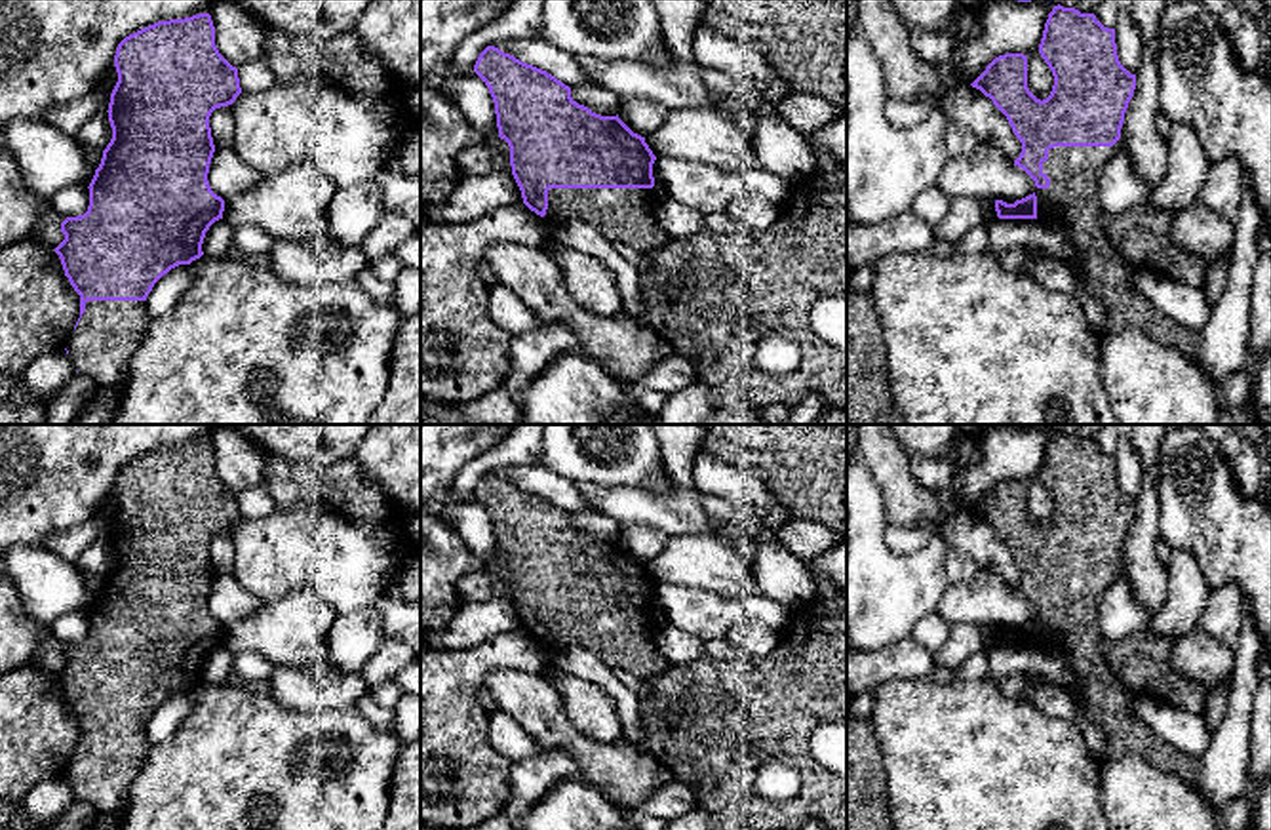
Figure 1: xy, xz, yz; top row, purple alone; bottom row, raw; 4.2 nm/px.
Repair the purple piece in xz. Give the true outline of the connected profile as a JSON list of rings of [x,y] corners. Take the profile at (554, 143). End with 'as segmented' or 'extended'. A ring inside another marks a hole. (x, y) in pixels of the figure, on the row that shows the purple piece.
[[[487,46],[474,72],[485,82],[495,103],[499,137],[510,147],[512,175],[523,204],[550,225],[571,221],[596,227],[611,244],[622,242],[647,255],[672,238],[655,219],[656,156],[645,137],[620,118],[601,116],[571,97],[571,88],[542,69]]]; extended

